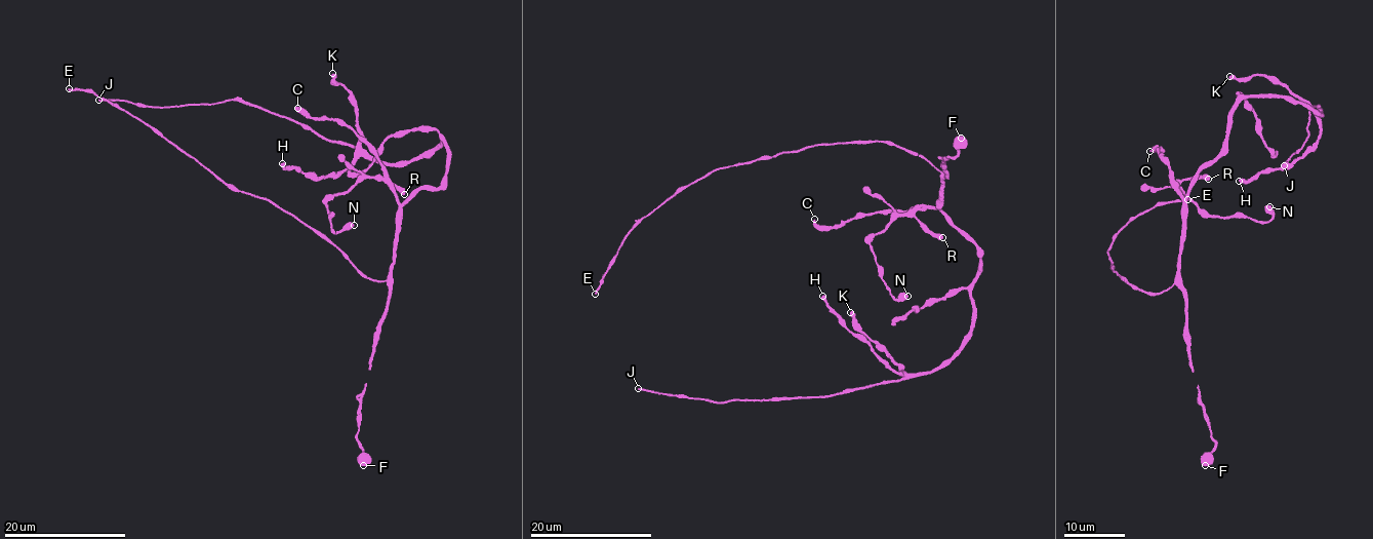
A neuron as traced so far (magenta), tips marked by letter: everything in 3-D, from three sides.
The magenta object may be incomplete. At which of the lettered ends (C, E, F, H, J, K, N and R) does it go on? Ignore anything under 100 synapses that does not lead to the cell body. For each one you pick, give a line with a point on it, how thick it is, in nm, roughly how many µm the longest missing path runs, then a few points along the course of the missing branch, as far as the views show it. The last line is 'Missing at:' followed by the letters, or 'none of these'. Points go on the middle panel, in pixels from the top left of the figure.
J: place (638, 388); calibre 200 nm; missing 300 µm
Missing at: J

